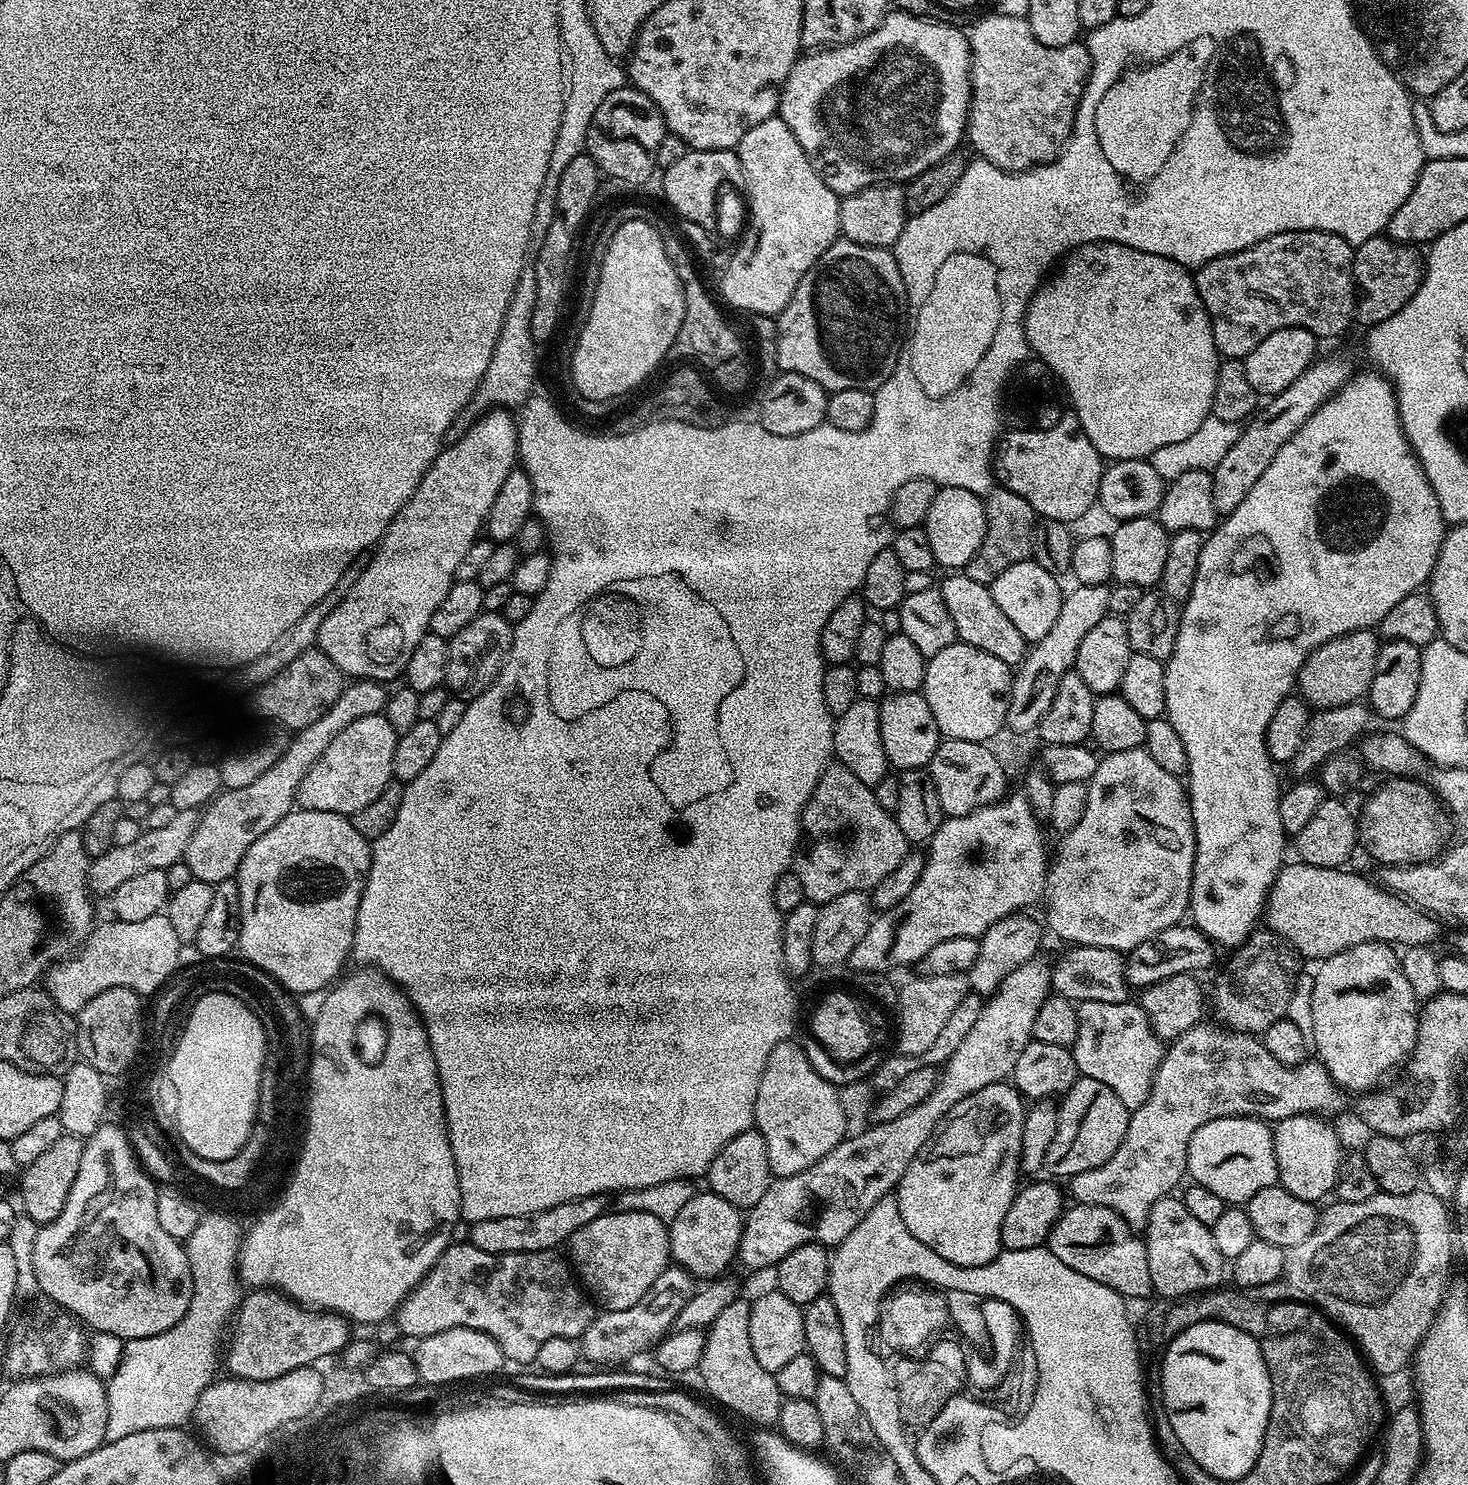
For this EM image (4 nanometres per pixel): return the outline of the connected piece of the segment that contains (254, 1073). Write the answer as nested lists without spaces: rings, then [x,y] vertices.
[[[226,992],[206,993],[192,1005],[183,1021],[180,1038],[167,1057],[166,1080],[176,1091],[175,1135],[189,1153],[218,1161],[242,1150],[257,1120],[259,1078],[265,1060],[264,1027],[238,997]]]

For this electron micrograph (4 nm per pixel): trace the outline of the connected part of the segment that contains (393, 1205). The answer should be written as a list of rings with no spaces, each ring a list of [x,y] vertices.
[[[360,966],[355,970],[357,972],[349,971],[332,984],[335,991],[332,996],[326,996],[324,1012],[314,1021],[316,1061],[312,1068],[312,1132],[308,1132],[308,1149],[304,1152],[304,1160],[300,1160],[300,1172],[296,1172],[296,1180],[292,1180],[292,1188],[288,1188],[284,1204],[280,1204],[280,1208],[276,1208],[272,1216],[264,1216],[264,1220],[256,1224],[256,1232],[248,1236],[248,1244],[244,1244],[242,1254],[244,1265],[238,1269],[239,1279],[249,1289],[270,1288],[283,1292],[304,1308],[336,1312],[353,1325],[391,1321],[402,1301],[416,1289],[422,1278],[426,1278],[426,1274],[448,1249],[448,1245],[453,1243],[455,1236],[452,1235],[456,1232],[456,1224],[461,1223],[458,1170],[454,1154],[450,1150],[438,1066],[434,1050],[430,1050],[424,1023],[416,1013],[416,1007],[408,1001],[408,996],[395,982],[374,968]]]

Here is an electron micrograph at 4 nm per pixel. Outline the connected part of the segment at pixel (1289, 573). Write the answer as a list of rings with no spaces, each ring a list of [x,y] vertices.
[[[1371,370],[1372,372],[1357,371],[1352,379],[1347,380],[1341,388],[1329,398],[1324,405],[1314,414],[1310,414],[1310,418],[1306,418],[1306,422],[1302,422],[1302,426],[1297,432],[1292,435],[1286,443],[1284,443],[1274,454],[1274,462],[1270,462],[1270,466],[1266,466],[1266,470],[1262,470],[1262,478],[1258,478],[1258,482],[1254,482],[1254,486],[1250,486],[1250,494],[1246,494],[1246,498],[1242,498],[1242,503],[1237,506],[1234,511],[1227,513],[1217,523],[1216,527],[1212,529],[1210,535],[1205,539],[1202,546],[1202,554],[1198,558],[1198,574],[1194,574],[1194,590],[1190,590],[1190,598],[1183,601],[1182,611],[1180,614],[1180,625],[1178,626],[1178,638],[1174,642],[1174,650],[1172,657],[1166,662],[1164,673],[1166,674],[1166,706],[1164,711],[1166,718],[1174,726],[1174,730],[1178,730],[1178,738],[1182,738],[1183,744],[1186,746],[1186,758],[1188,759],[1188,771],[1186,773],[1186,791],[1188,794],[1188,802],[1192,806],[1192,821],[1194,822],[1194,834],[1196,835],[1196,861],[1194,862],[1194,870],[1192,871],[1192,898],[1190,901],[1190,920],[1191,923],[1198,929],[1207,940],[1211,940],[1217,949],[1235,950],[1244,943],[1244,940],[1251,935],[1254,929],[1261,923],[1264,914],[1264,904],[1268,901],[1268,892],[1272,889],[1272,883],[1282,865],[1285,863],[1284,857],[1284,839],[1286,833],[1282,826],[1282,818],[1278,814],[1278,806],[1280,805],[1280,797],[1282,795],[1282,783],[1276,777],[1278,771],[1277,765],[1270,758],[1268,753],[1268,727],[1270,726],[1270,718],[1274,718],[1274,710],[1278,710],[1278,706],[1282,706],[1282,702],[1288,696],[1293,695],[1294,689],[1298,684],[1298,677],[1300,674],[1300,667],[1306,662],[1306,658],[1314,650],[1318,650],[1318,646],[1322,646],[1326,641],[1333,640],[1339,636],[1345,636],[1351,632],[1357,632],[1363,628],[1372,630],[1375,629],[1381,622],[1382,618],[1386,618],[1386,613],[1391,610],[1398,602],[1402,602],[1402,598],[1406,598],[1412,592],[1419,592],[1427,585],[1428,579],[1432,577],[1434,566],[1438,562],[1438,554],[1440,547],[1444,541],[1444,534],[1446,525],[1444,523],[1444,515],[1438,506],[1438,498],[1434,494],[1434,490],[1430,486],[1430,482],[1426,478],[1423,466],[1420,465],[1420,459],[1416,457],[1416,451],[1410,446],[1410,442],[1404,436],[1402,430],[1402,422],[1398,414],[1398,402],[1396,401],[1396,389],[1393,388],[1391,380],[1387,376],[1381,374],[1379,371]]]

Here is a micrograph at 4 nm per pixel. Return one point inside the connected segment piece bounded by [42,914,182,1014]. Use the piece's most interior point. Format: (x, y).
(141, 956)

